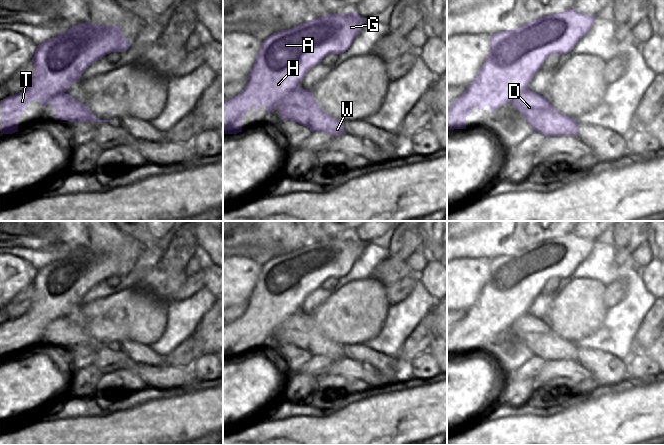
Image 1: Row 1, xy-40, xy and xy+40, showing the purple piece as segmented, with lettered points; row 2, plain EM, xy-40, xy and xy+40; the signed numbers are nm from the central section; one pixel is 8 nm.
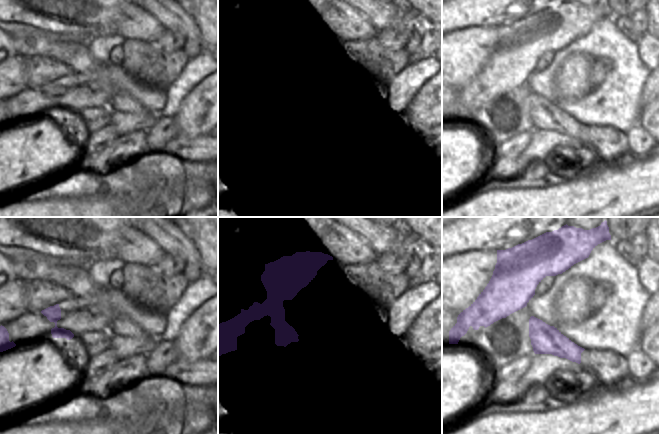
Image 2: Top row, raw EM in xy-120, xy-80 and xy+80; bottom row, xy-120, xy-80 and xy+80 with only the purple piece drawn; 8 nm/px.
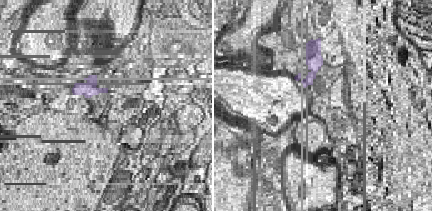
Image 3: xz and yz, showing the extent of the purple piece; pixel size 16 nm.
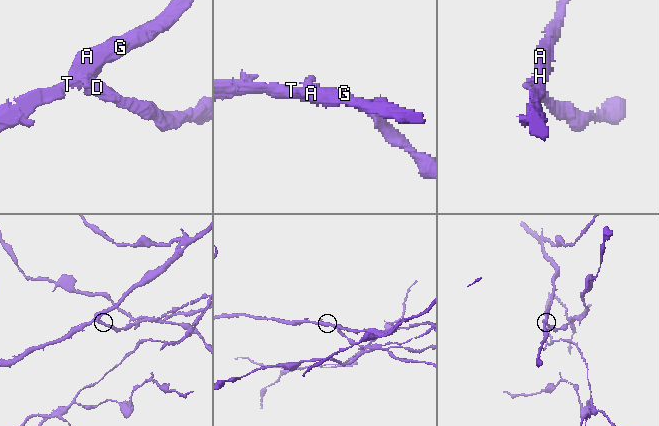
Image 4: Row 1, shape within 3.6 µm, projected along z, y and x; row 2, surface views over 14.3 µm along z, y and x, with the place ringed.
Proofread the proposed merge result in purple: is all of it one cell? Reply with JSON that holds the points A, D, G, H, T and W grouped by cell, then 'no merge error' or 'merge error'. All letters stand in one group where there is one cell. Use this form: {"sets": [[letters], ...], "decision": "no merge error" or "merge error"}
{"sets": [["A", "G", "H", "T"], ["D", "W"]], "decision": "merge error"}

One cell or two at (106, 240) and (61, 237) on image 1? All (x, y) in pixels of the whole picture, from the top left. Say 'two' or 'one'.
one

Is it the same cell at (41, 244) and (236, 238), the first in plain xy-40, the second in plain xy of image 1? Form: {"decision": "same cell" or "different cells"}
{"decision": "same cell"}

